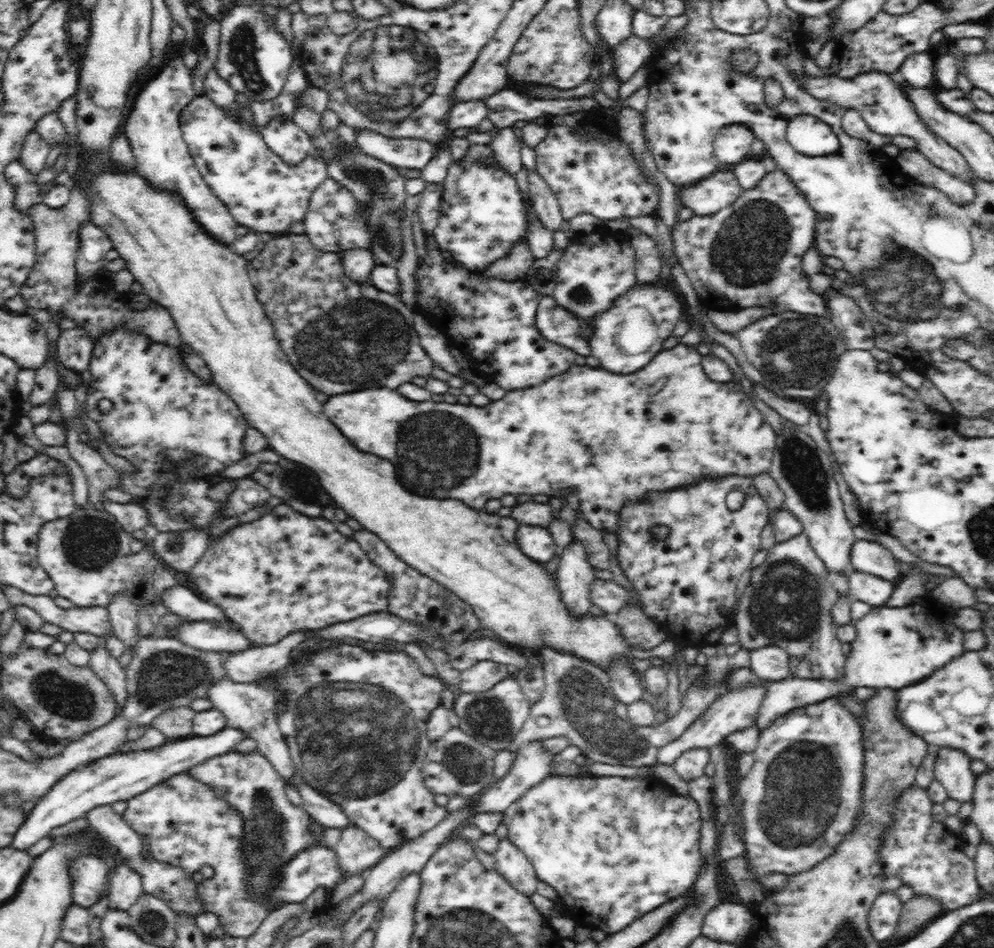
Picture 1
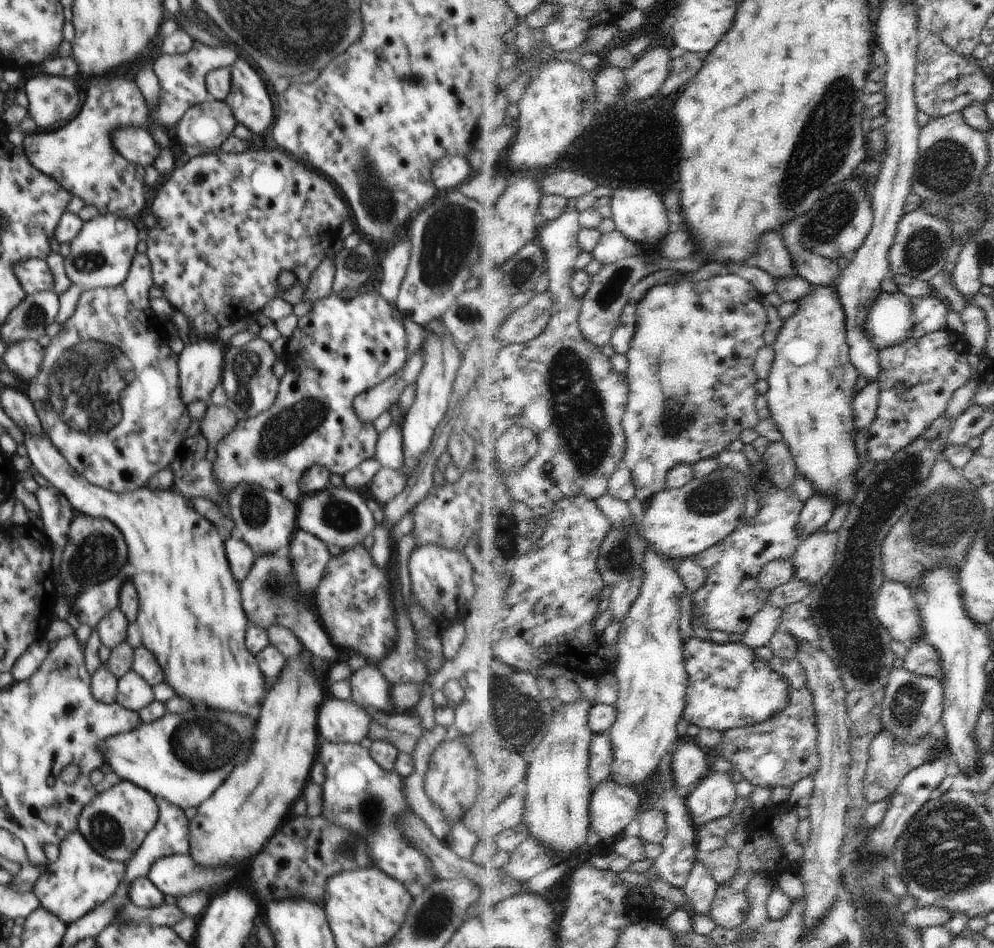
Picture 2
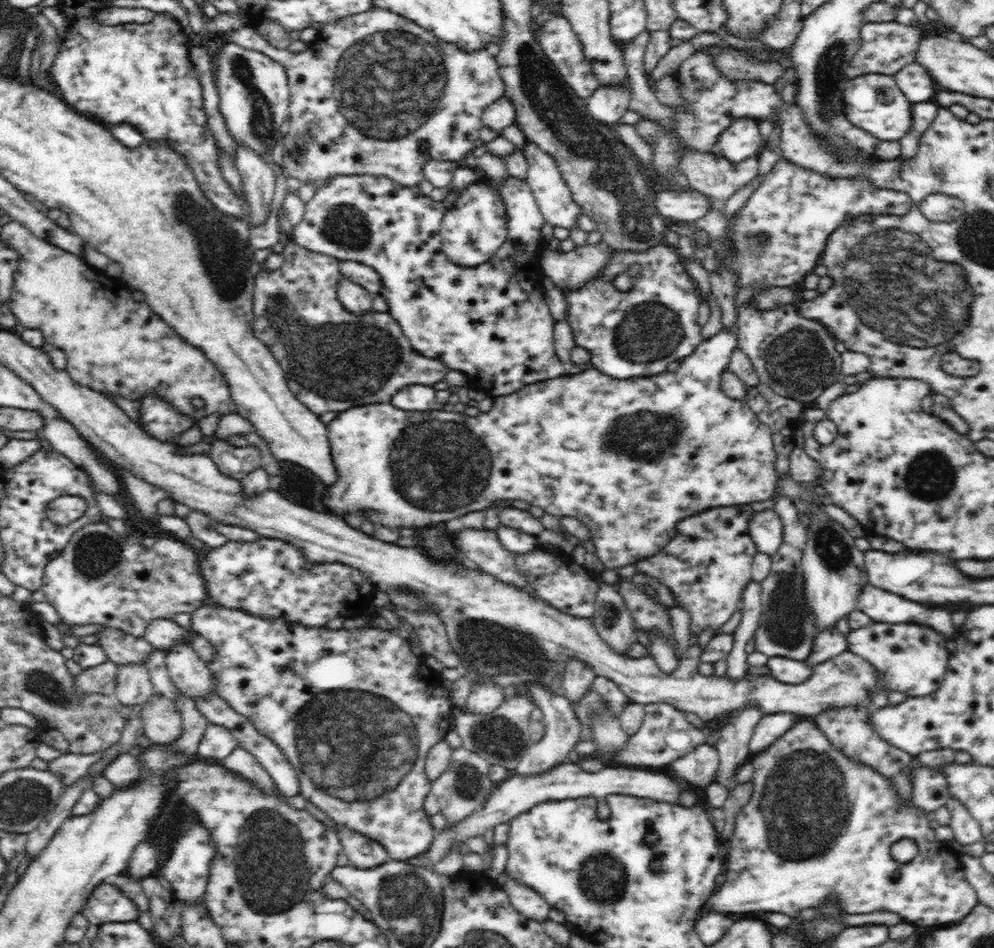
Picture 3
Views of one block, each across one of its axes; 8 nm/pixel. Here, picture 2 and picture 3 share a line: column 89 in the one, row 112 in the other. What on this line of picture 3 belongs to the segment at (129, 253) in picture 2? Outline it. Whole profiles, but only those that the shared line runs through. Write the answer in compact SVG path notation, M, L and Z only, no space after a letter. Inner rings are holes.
M232 41L224 43L222 50L213 57L217 67L216 85L220 98L220 113L223 115L230 137L236 145L246 146L268 162L270 156L269 158L263 156L267 153L267 149L268 153L273 152L273 147L280 138L283 138L283 134L280 133L280 126L290 116L290 90L286 68L268 55L254 51L254 49L246 49L232 43Z

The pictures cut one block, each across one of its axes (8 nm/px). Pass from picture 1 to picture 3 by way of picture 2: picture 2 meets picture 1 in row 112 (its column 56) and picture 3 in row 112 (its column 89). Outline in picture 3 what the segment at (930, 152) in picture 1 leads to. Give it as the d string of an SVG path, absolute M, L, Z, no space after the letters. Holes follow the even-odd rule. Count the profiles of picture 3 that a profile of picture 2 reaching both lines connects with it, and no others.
M863 74L850 79L850 84L844 90L844 115L854 126L861 128L880 141L900 141L912 128L912 108L906 96L900 91L893 76L887 74Z

